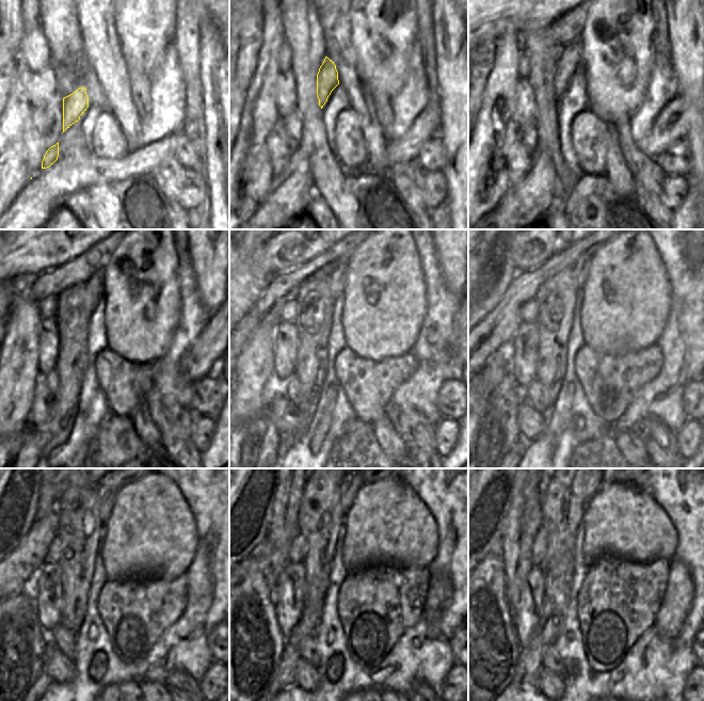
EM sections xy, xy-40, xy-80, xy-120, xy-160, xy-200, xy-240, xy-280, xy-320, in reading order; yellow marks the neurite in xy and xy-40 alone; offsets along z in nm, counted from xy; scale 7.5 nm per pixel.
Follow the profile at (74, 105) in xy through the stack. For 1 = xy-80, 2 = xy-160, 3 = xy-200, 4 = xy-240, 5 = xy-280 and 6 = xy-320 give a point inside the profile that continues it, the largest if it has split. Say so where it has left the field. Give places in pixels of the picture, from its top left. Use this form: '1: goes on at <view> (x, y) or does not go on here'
1: goes on at xy-80 (571, 58)
2: goes on at xy-160 (337, 281)
3: goes on at xy-200 (580, 270)
4: goes on at xy-240 (106, 496)
5: goes on at xy-280 (349, 490)
6: goes on at xy-320 (589, 490)

